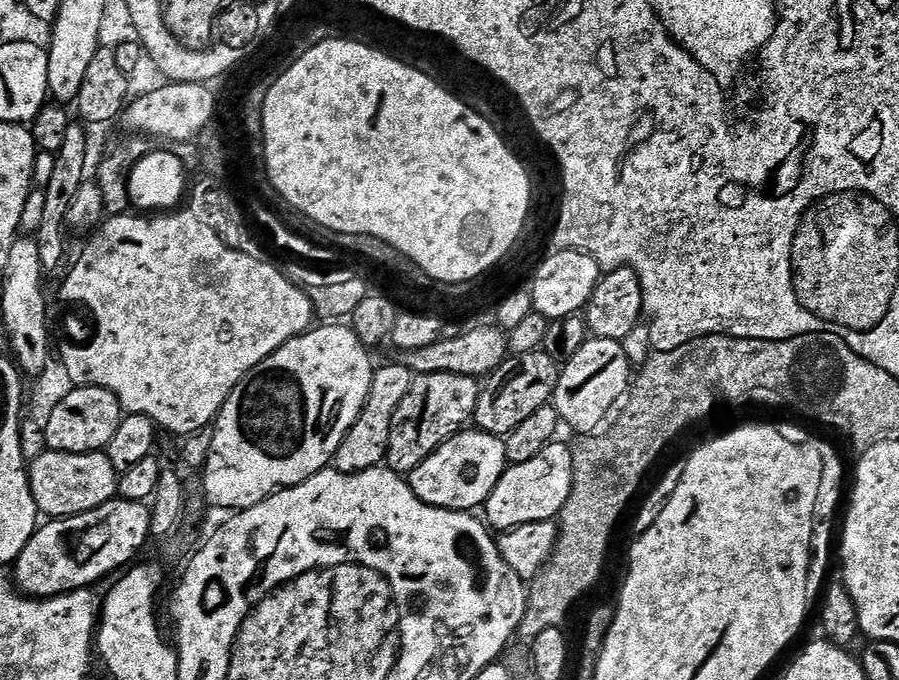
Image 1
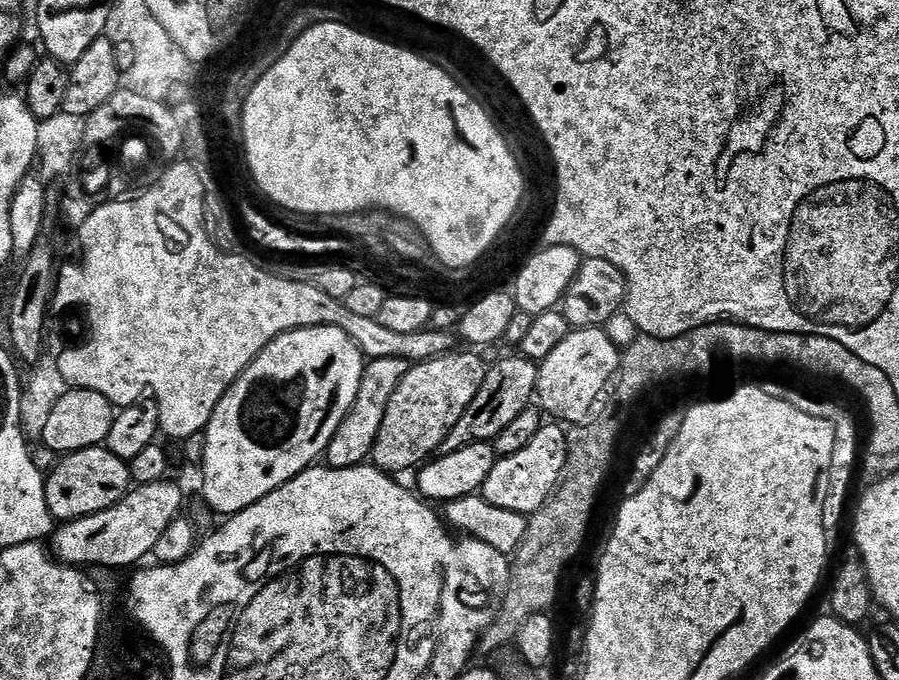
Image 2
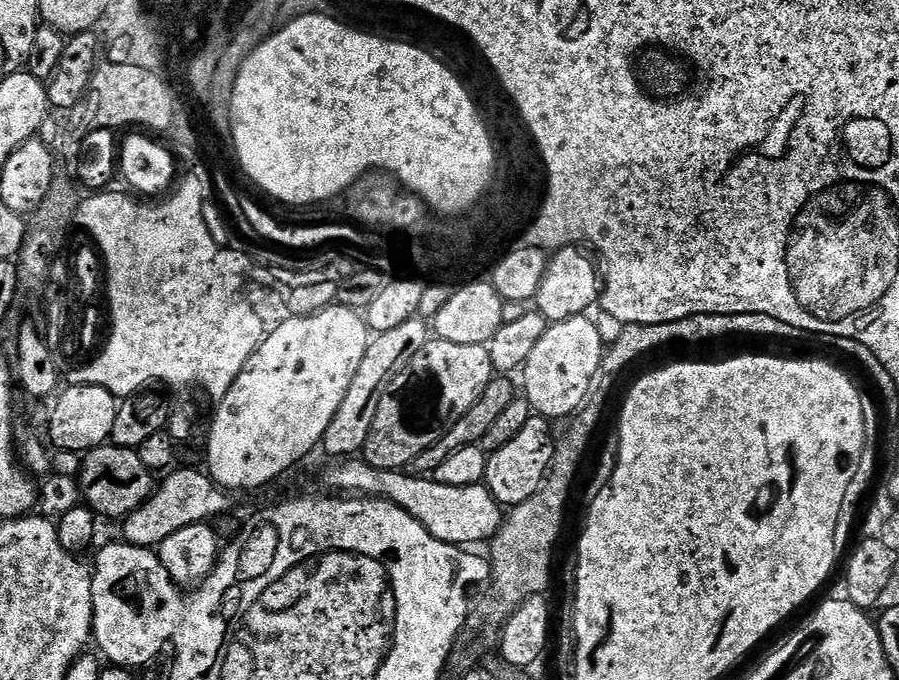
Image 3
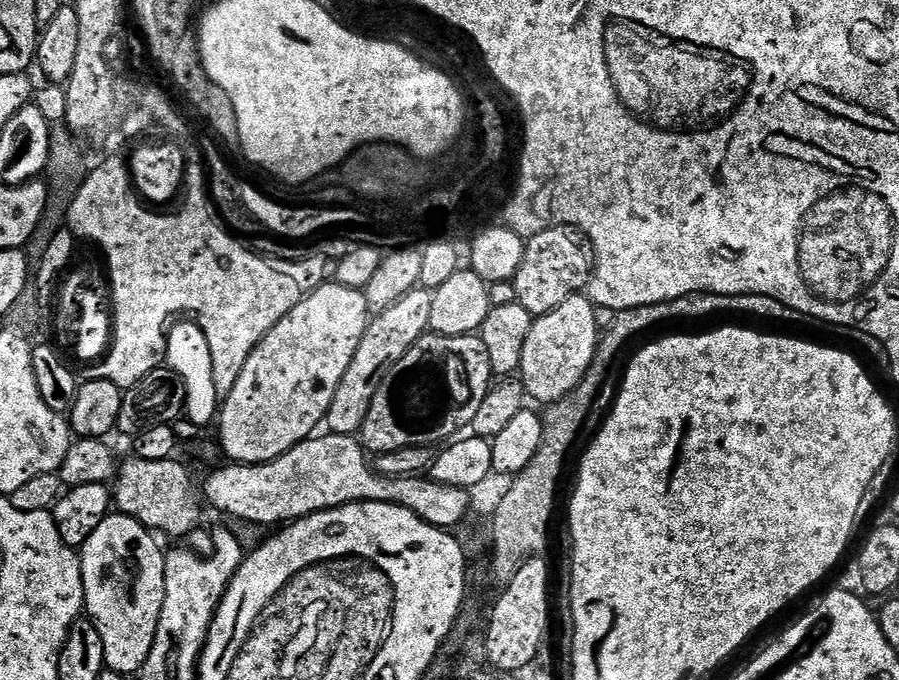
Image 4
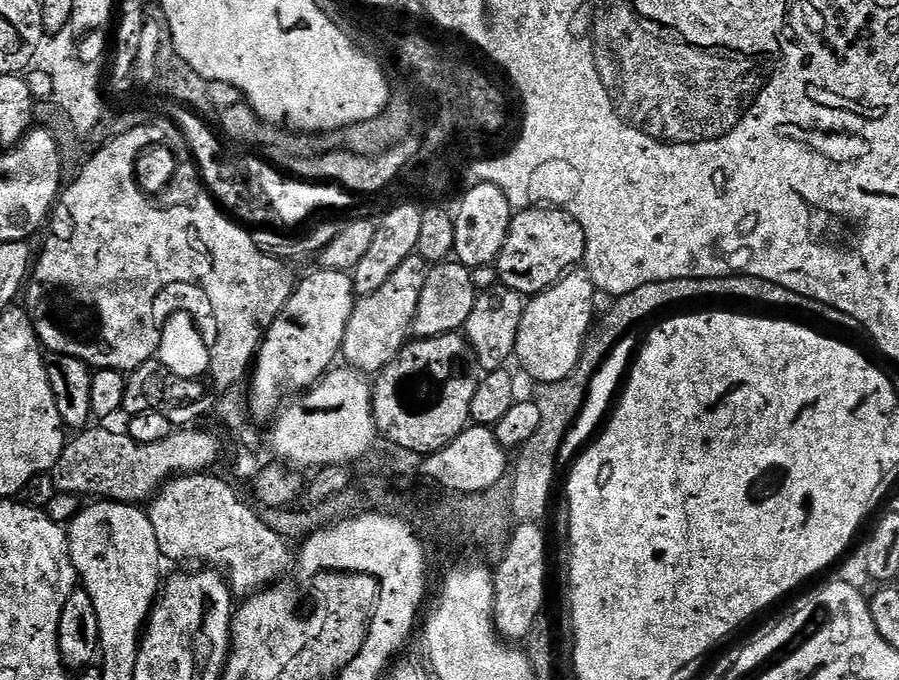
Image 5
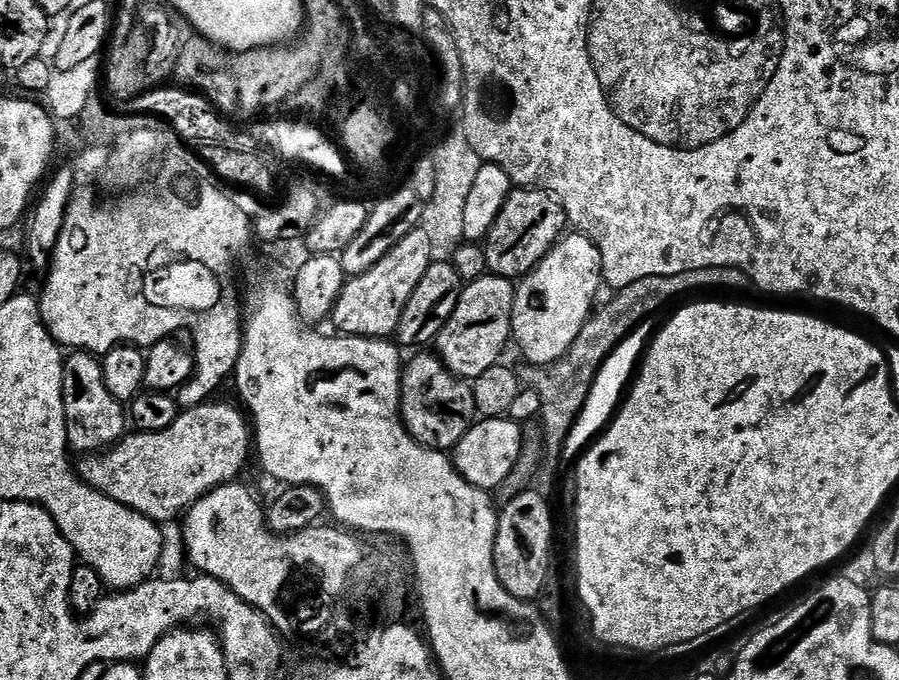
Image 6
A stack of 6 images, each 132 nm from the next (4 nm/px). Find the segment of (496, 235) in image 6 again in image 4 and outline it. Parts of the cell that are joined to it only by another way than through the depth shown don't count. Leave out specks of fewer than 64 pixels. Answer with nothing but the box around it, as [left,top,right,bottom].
[511,226,594,318]

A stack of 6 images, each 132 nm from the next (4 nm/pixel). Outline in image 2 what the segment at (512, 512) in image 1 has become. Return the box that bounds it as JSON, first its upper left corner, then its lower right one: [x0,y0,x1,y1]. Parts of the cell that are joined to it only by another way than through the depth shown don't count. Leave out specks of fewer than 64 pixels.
[482,423,567,517]

